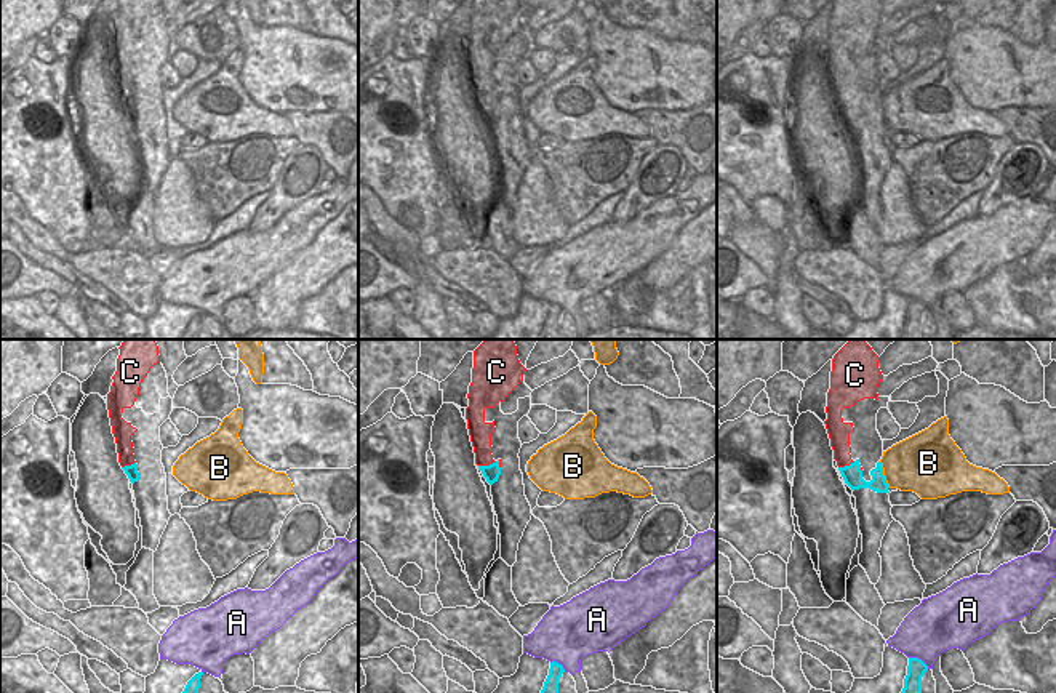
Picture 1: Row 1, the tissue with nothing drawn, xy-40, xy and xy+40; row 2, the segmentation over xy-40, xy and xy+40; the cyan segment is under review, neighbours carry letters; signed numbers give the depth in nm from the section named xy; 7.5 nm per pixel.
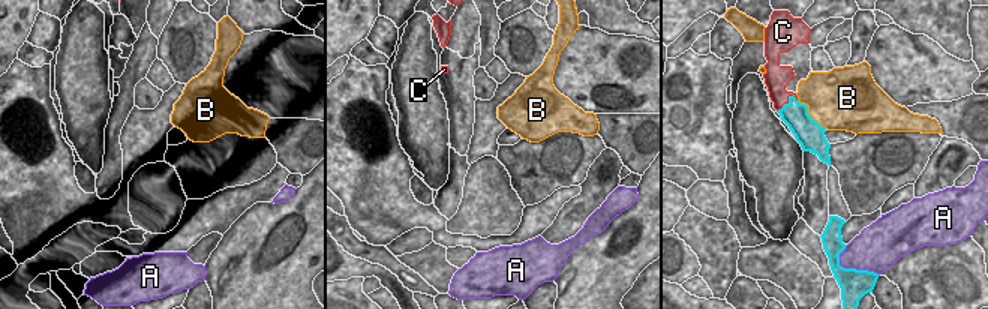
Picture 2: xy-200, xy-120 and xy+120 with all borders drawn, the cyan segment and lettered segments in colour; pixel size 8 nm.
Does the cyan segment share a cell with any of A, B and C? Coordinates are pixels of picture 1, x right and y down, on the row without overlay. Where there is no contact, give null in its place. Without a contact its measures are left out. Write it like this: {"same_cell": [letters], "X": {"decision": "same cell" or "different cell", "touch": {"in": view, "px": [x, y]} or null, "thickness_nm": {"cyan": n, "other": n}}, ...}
{"same_cell": ["C"], "A": {"decision": "different cell", "touch": {"in": "xy+40", "px": [917, 300]}, "thickness_nm": {"cyan": 140, "other": 400}}, "B": {"decision": "different cell", "touch": {"in": "xy+40", "px": [882, 116]}, "thickness_nm": {"cyan": 150, "other": 400}}, "C": {"decision": "same cell", "touch": {"in": "xy", "px": [490, 106]}, "thickness_nm": {"cyan": 130, "other": 170}}}

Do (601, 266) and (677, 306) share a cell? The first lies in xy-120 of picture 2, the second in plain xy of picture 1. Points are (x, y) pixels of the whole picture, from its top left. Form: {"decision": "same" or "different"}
{"decision": "different"}

